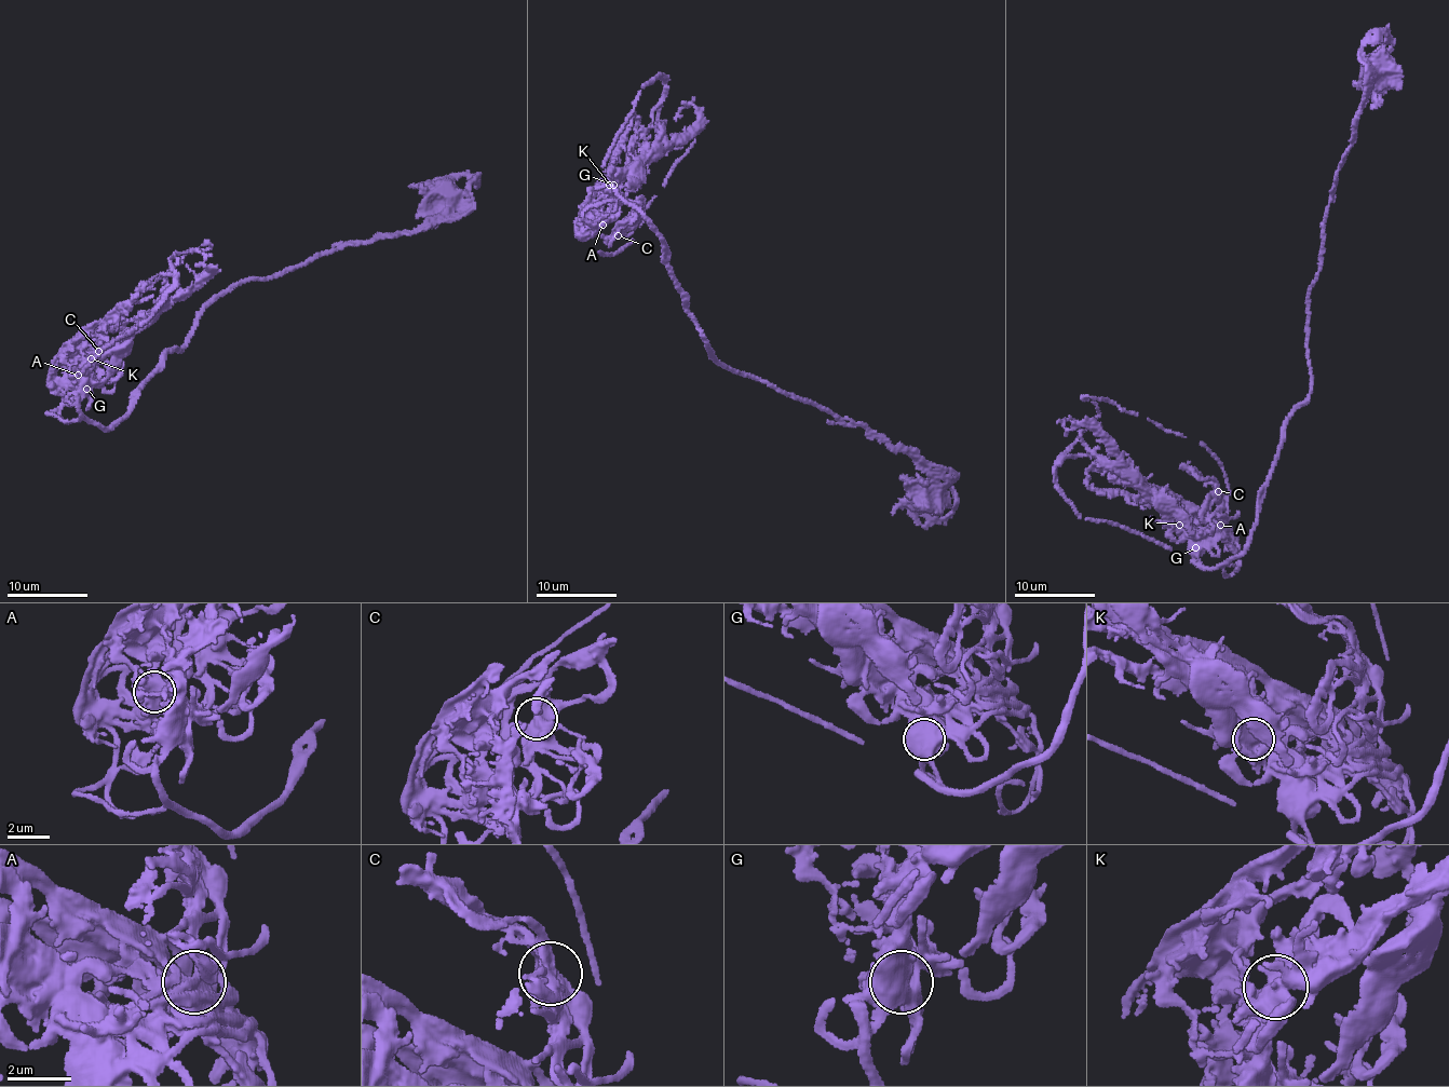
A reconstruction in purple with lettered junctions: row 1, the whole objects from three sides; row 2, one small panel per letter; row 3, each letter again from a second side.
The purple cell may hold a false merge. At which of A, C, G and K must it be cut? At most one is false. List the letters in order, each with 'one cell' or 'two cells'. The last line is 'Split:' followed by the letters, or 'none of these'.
A: one cell
C: one cell
G: one cell
K: one cell
Split: none of these

